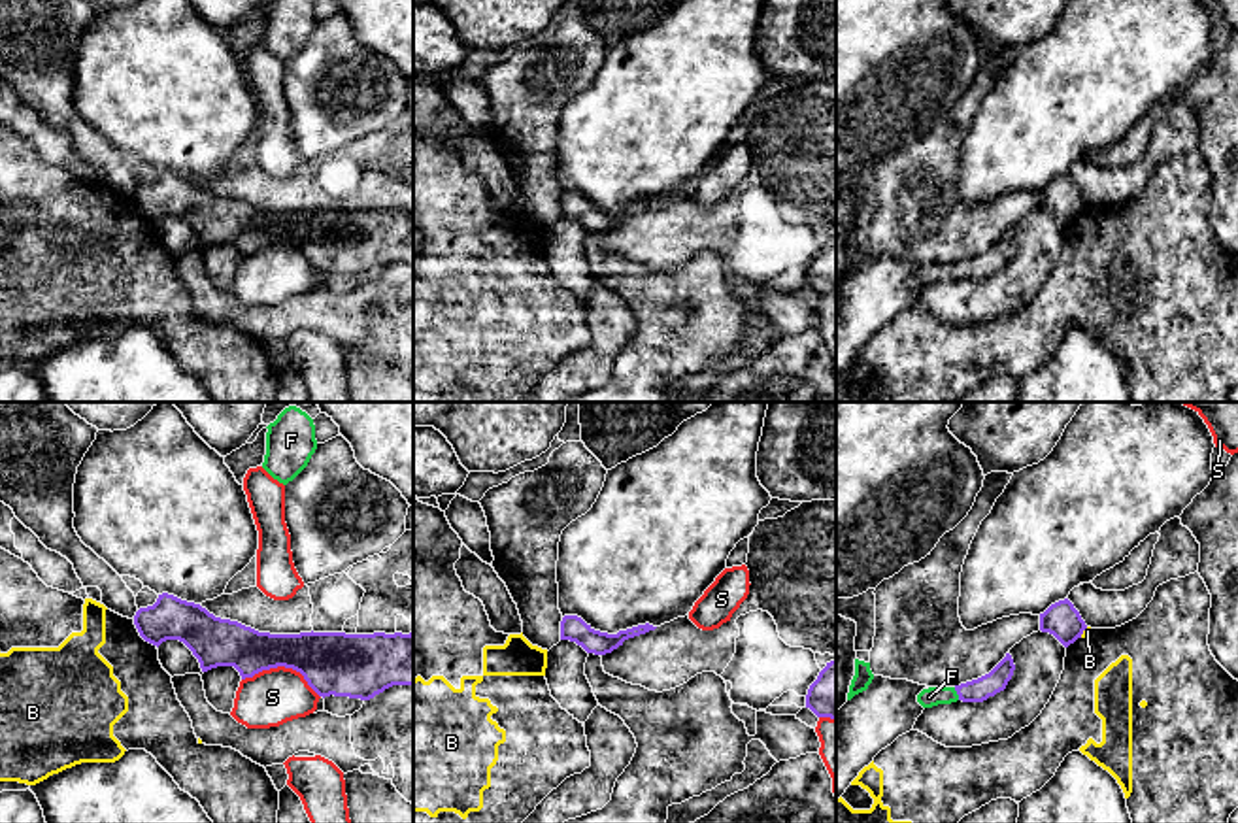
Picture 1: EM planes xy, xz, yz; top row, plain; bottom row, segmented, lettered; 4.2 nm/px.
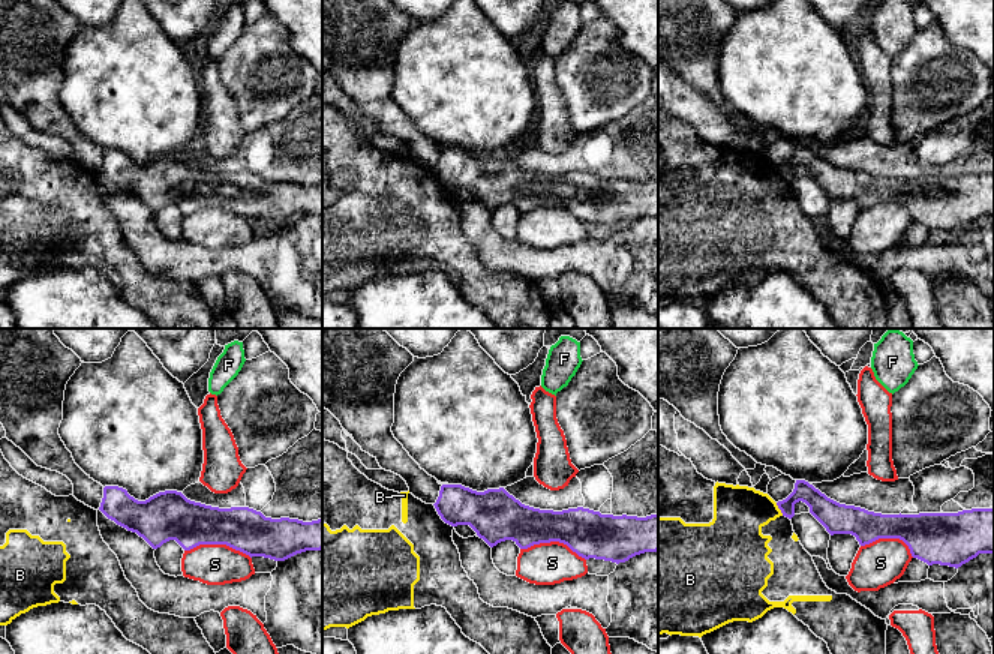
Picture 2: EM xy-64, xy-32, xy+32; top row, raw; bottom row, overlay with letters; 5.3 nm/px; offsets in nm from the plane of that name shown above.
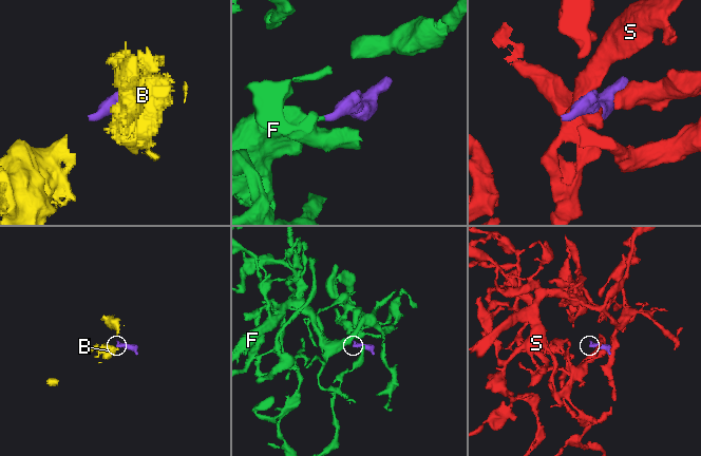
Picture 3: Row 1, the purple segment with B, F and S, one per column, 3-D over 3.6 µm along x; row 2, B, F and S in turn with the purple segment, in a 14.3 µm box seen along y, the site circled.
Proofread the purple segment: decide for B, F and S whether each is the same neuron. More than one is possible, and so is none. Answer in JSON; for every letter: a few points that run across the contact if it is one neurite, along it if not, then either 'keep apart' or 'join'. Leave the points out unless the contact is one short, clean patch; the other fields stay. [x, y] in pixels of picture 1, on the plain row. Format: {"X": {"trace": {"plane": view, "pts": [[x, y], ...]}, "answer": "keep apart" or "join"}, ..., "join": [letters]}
{"B": {"trace": {"plane": "yz", "pts": [[1087, 204], [1080, 214]]}, "answer": "keep apart"}, "F": {"trace": {"plane": "yz", "pts": [[980, 267], [957, 270], [929, 274]]}, "answer": "join"}, "S": {"answer": "keep apart"}, "join": ["F"]}

